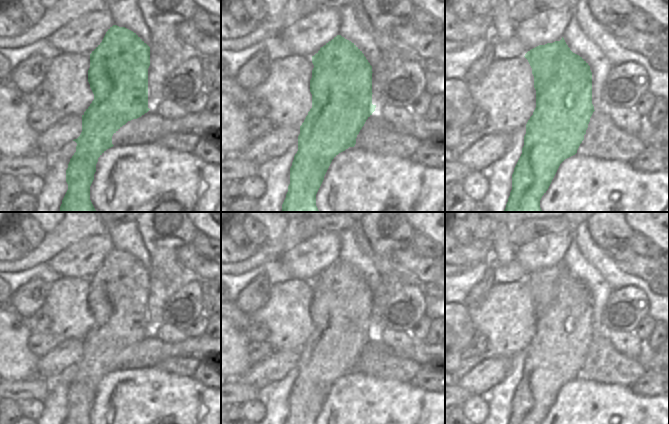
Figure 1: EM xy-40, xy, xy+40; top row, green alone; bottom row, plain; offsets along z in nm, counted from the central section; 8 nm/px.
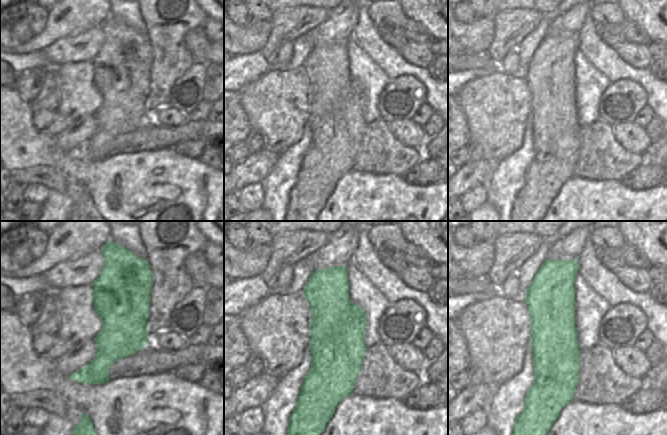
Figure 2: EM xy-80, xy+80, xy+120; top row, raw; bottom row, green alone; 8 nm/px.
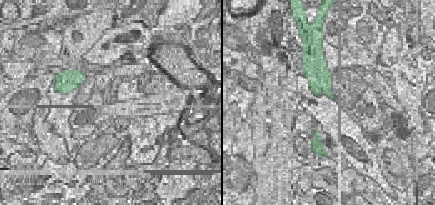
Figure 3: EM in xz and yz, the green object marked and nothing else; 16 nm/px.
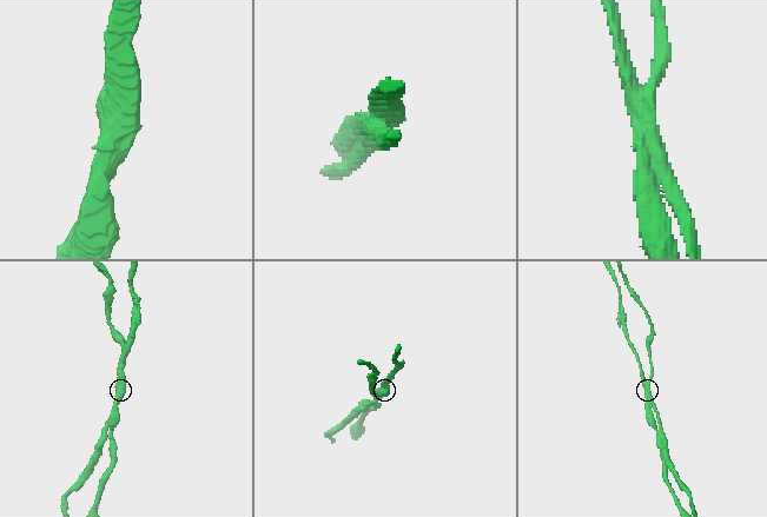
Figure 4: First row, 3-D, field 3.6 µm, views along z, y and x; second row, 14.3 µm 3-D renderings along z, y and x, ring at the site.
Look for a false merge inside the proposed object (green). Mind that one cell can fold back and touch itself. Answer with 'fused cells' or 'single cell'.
fused cells

